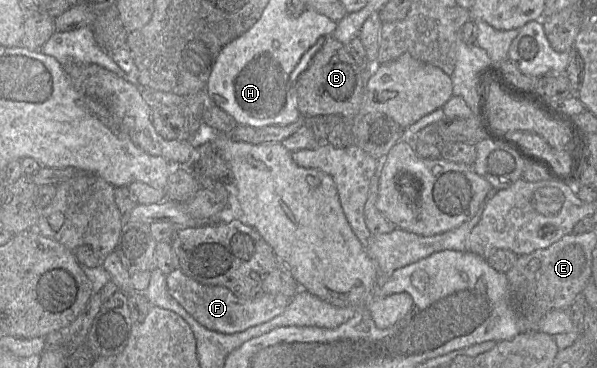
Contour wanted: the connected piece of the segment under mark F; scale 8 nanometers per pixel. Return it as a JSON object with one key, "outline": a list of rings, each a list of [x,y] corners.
{"outline":[[[180,268],[166,275],[166,285],[170,295],[201,325],[209,330],[224,334],[242,332],[270,321],[282,314],[293,300],[283,294],[264,294],[255,299],[236,296],[222,286],[202,284],[182,272]]]}

